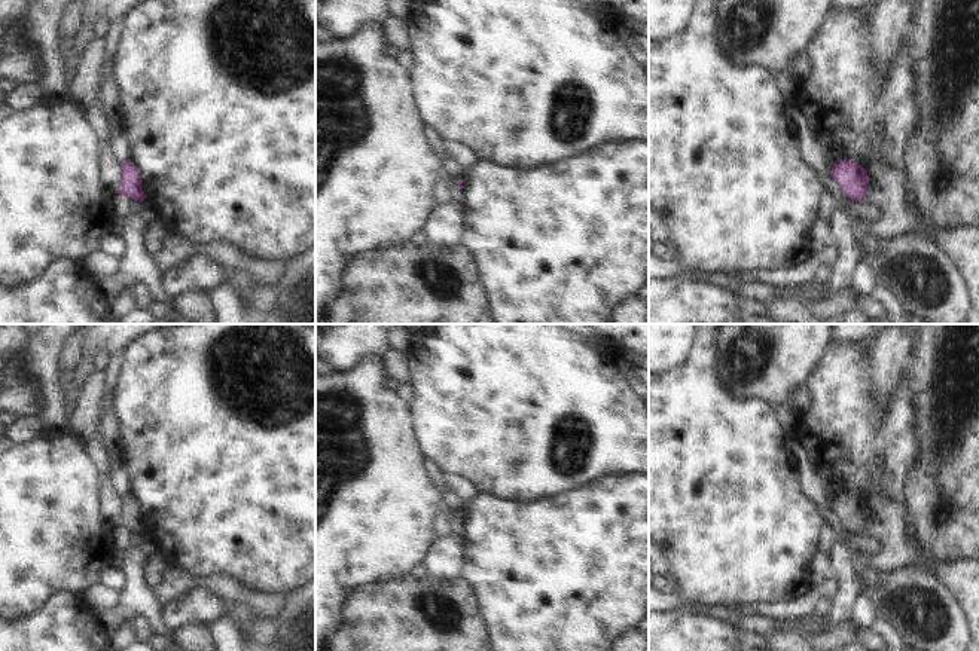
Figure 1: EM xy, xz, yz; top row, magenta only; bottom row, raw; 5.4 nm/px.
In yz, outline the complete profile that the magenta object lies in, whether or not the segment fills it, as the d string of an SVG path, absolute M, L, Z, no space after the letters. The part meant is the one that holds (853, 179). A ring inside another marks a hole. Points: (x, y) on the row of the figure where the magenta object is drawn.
M851 159L832 163L830 177L841 186L844 198L863 202L869 186L867 171Z

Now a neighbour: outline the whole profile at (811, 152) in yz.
M793 108L792 117L799 132L802 159L817 174L830 175L832 165L826 161L823 149L815 141L806 117L799 108Z

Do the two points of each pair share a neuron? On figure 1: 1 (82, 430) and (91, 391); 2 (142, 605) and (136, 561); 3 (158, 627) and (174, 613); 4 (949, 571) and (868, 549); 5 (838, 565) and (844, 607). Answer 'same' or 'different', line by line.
1: same
2: same
3: different
4: different
5: same

